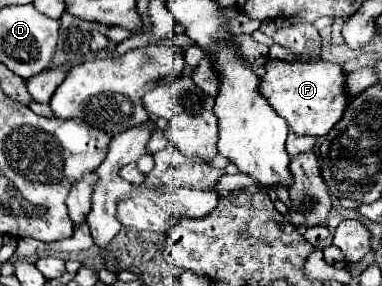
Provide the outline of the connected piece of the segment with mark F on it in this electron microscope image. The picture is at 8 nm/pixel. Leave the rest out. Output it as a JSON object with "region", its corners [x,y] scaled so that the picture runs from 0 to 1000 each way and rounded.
{"region":[[[709,210],[699,224],[699,252],[683,273],[683,329],[704,350],[704,364],[741,406],[757,448],[783,469],[814,476],[851,476],[898,406],[903,378],[914,371],[914,322],[903,308],[908,266],[872,217],[746,217],[746,210]]]}

